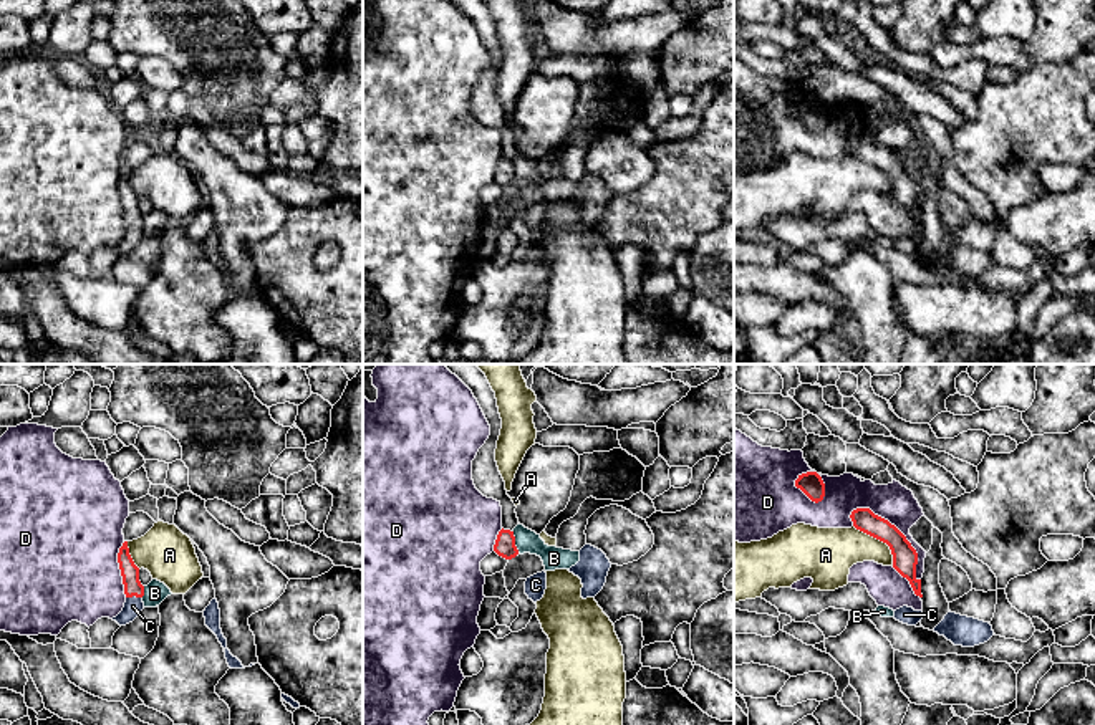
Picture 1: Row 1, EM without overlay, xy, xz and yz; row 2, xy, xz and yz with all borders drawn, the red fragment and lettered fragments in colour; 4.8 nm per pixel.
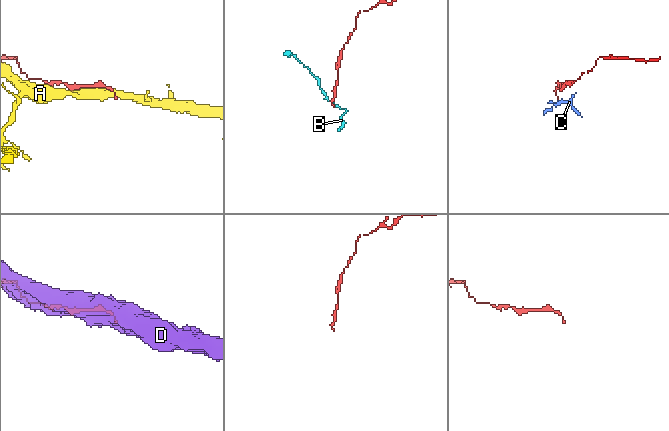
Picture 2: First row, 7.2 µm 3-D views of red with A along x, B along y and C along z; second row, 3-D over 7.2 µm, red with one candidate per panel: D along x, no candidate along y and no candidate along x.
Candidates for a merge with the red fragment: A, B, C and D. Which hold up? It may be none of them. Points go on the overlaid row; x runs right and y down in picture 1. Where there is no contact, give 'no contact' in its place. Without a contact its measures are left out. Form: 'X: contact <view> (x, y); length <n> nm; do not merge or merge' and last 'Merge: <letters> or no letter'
A: contact yz (880, 540); length 280 nm; do not merge
B: contact xz (514, 542); length 110 nm; do not merge
C: contact xy (133, 595); length 80 nm; merge
D: contact yz (902, 533); length 480 nm; do not merge
Merge: C

